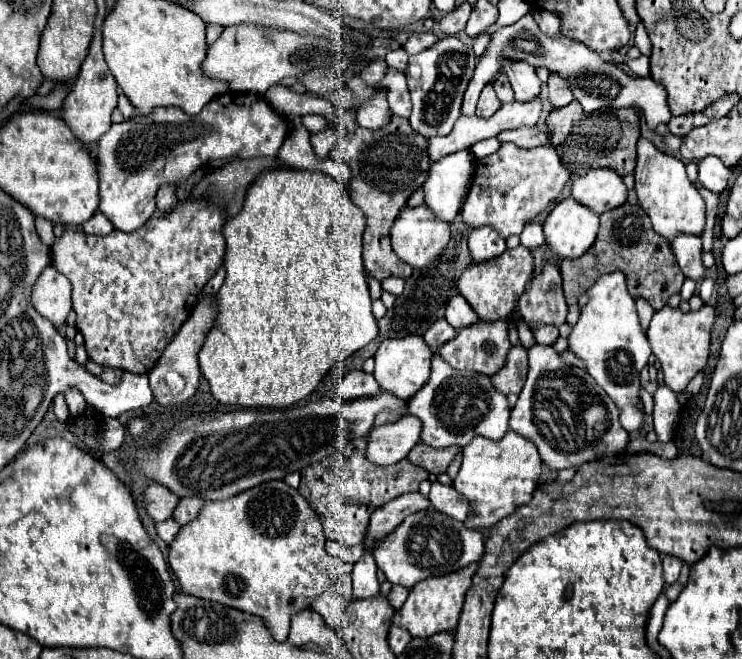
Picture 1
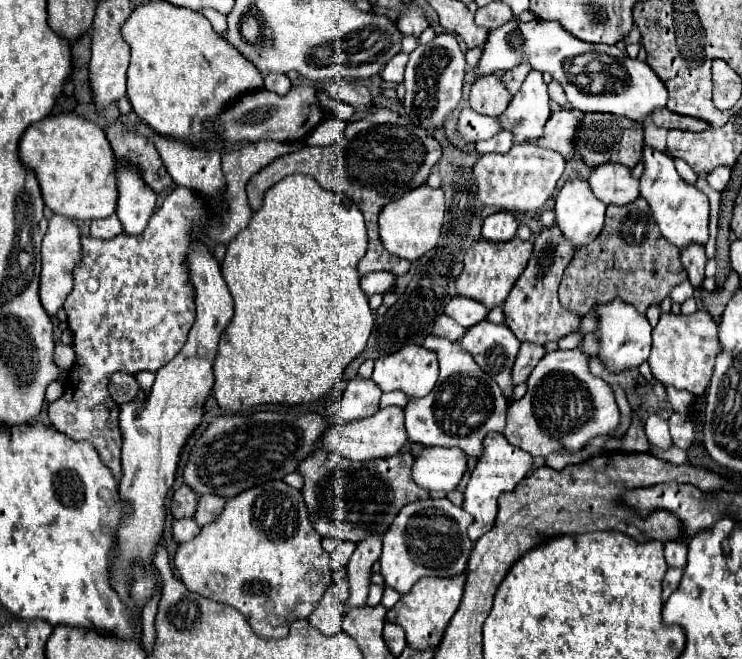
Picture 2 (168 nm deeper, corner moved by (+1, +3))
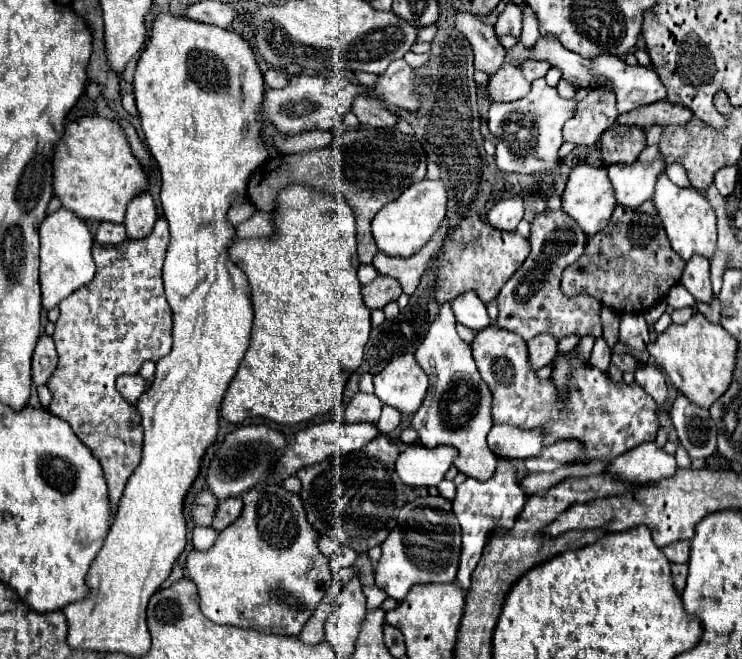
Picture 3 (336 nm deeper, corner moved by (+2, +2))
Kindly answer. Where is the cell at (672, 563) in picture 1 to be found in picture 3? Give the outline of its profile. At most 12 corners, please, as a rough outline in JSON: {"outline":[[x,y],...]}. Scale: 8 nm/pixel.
{"outline":[[689,540],[673,542],[663,548],[669,562],[689,560]]}

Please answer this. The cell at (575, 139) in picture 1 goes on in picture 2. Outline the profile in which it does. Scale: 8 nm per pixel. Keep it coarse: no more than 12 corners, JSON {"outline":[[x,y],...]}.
{"outline":[[588,113],[574,147],[590,167],[642,159],[644,131]]}

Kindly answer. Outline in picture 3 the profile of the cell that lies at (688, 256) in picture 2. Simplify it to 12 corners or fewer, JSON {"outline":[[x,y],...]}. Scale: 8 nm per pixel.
{"outline":[[693,256],[681,284],[697,302],[711,302],[709,260]]}

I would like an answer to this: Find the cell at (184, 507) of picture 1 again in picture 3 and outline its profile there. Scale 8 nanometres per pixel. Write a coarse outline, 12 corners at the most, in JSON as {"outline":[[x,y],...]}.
{"outline":[[241,498],[221,500],[213,530],[227,528],[241,512]]}

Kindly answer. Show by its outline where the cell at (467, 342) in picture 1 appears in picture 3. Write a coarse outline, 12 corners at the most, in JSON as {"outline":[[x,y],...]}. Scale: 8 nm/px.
{"outline":[[517,334],[471,342],[495,424],[547,424],[545,446],[577,438],[615,458],[659,430],[655,400],[579,368],[571,398],[529,368]]}

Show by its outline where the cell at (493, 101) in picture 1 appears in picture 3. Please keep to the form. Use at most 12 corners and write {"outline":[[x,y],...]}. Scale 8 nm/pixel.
{"outline":[[503,64],[487,84],[493,102],[529,92],[519,66]]}

